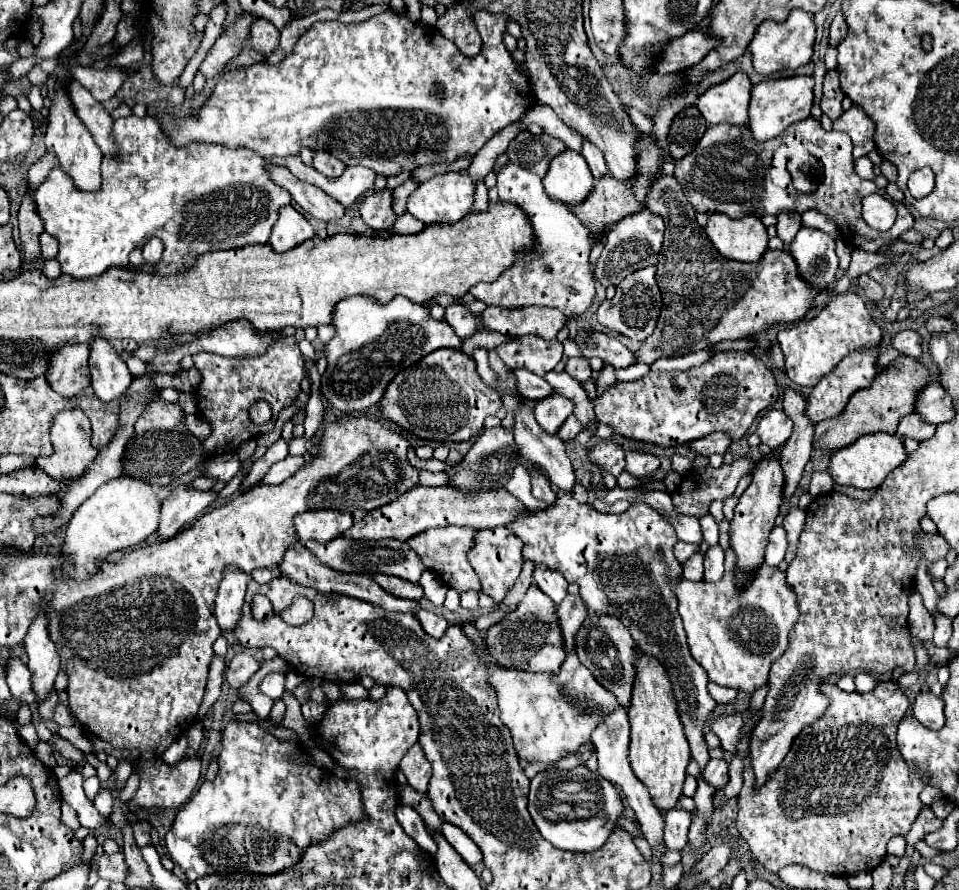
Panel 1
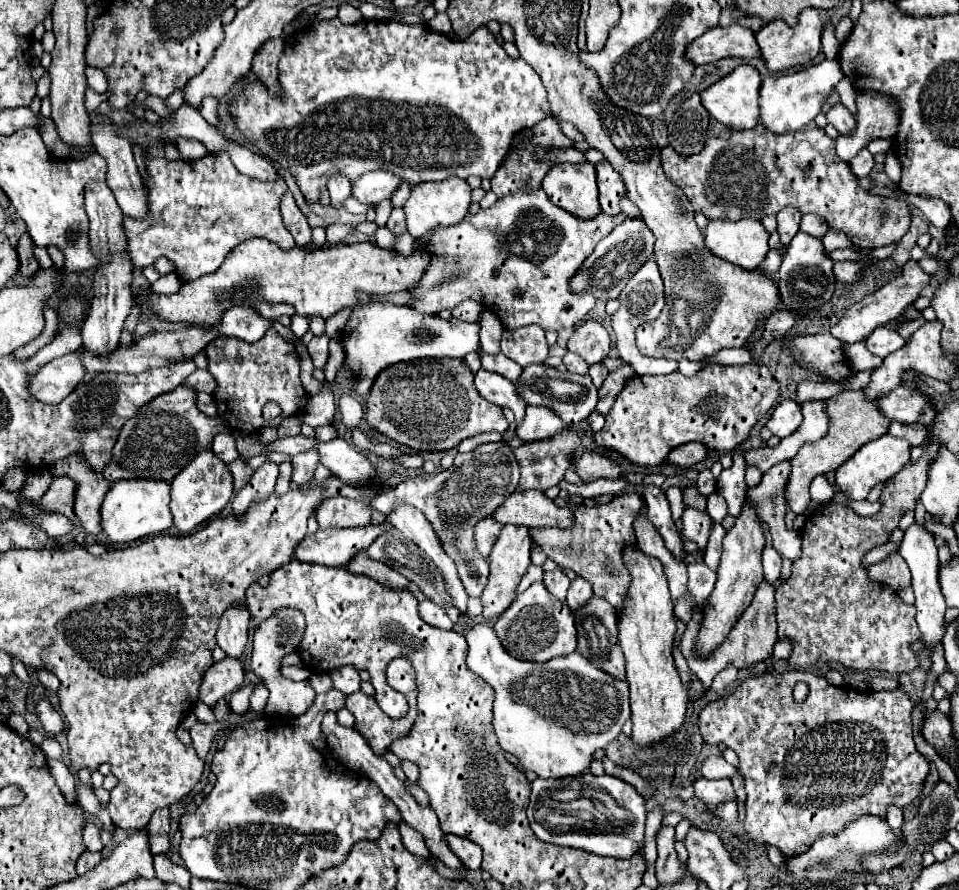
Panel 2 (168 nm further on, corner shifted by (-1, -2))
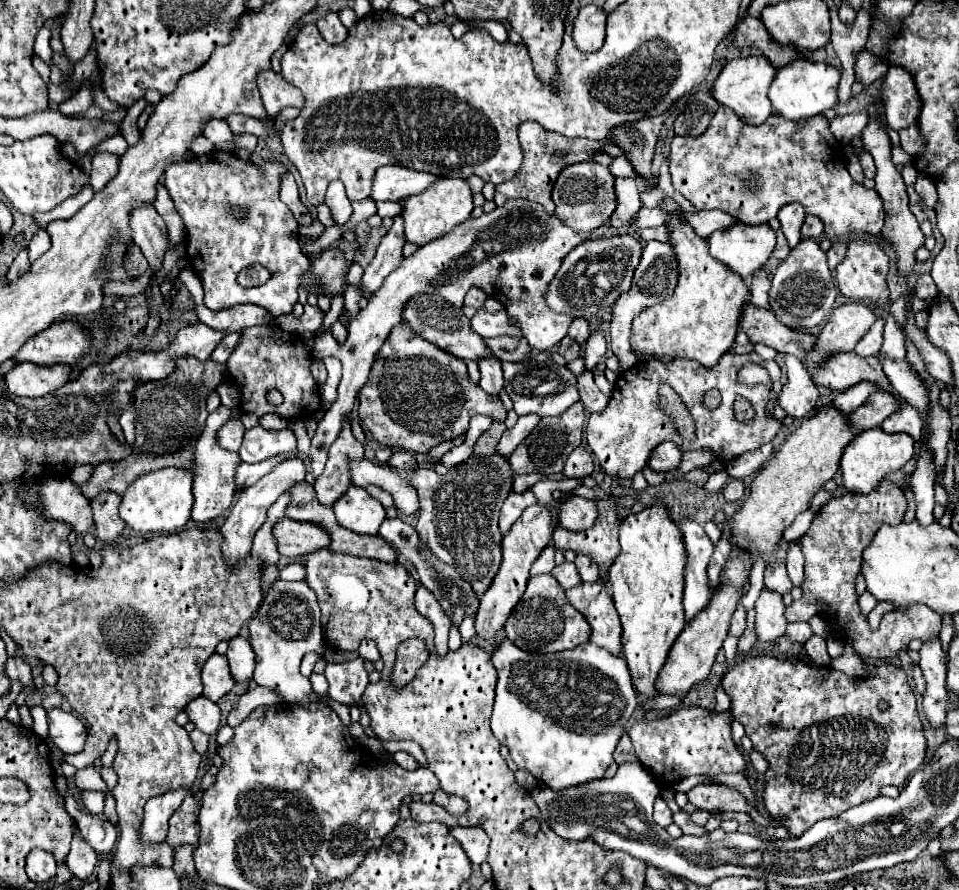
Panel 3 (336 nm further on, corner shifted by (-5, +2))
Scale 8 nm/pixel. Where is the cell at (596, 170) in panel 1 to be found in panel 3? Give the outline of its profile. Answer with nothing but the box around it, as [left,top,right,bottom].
[610,177,642,227]

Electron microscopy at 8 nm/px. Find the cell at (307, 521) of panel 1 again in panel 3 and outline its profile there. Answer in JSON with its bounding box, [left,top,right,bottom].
[332,485,386,535]

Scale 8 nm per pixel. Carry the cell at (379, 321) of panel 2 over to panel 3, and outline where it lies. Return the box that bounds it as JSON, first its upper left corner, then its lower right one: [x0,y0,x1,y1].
[470,309,522,339]

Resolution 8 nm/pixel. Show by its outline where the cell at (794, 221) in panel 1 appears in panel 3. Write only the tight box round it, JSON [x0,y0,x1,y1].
[778,203,806,247]

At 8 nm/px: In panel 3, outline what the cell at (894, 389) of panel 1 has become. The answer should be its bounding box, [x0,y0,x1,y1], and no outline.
[730,405,858,553]

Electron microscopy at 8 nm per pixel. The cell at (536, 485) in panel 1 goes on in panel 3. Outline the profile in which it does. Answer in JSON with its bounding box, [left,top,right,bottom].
[508,405,584,475]

